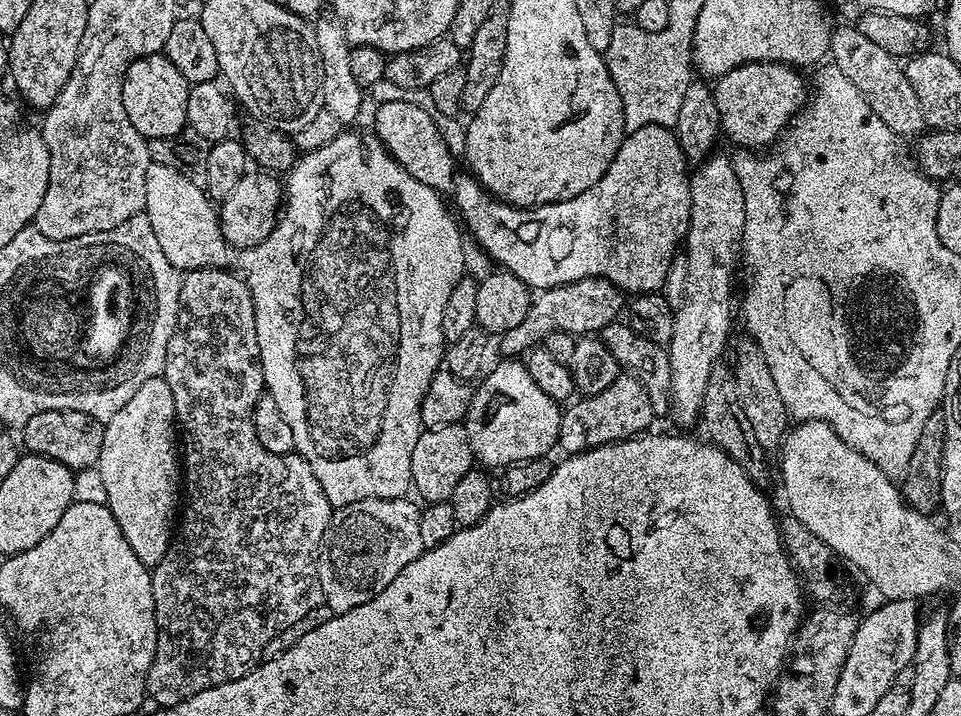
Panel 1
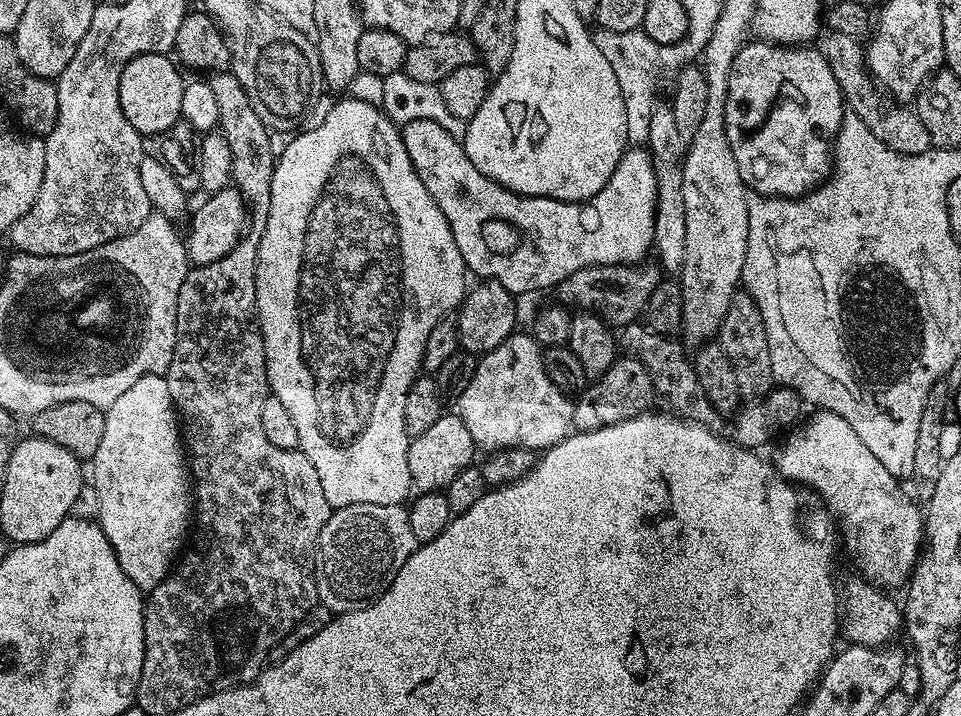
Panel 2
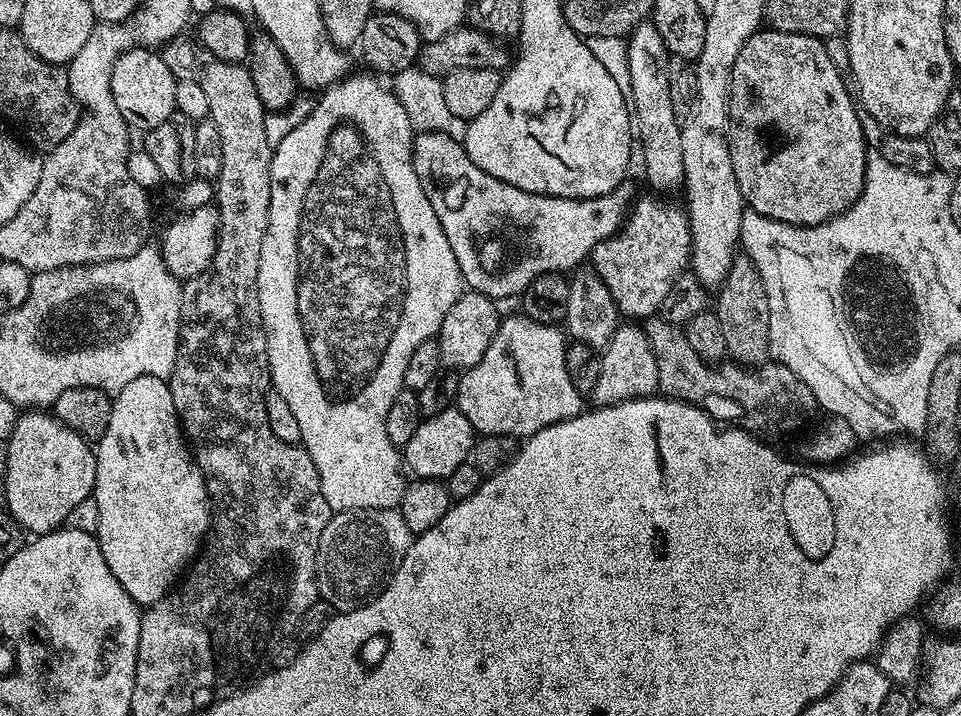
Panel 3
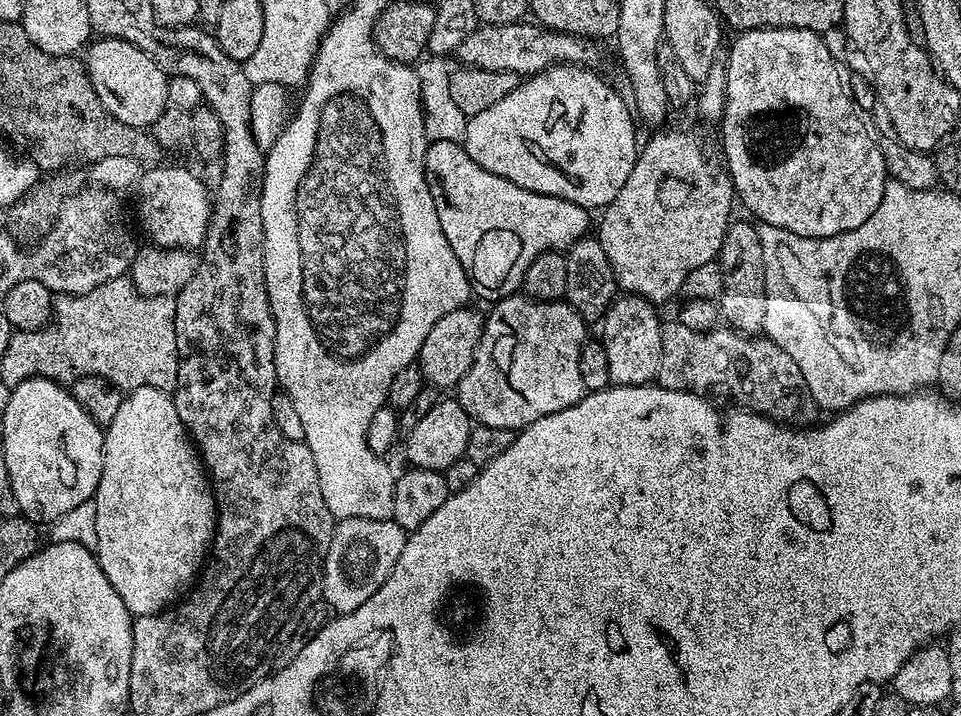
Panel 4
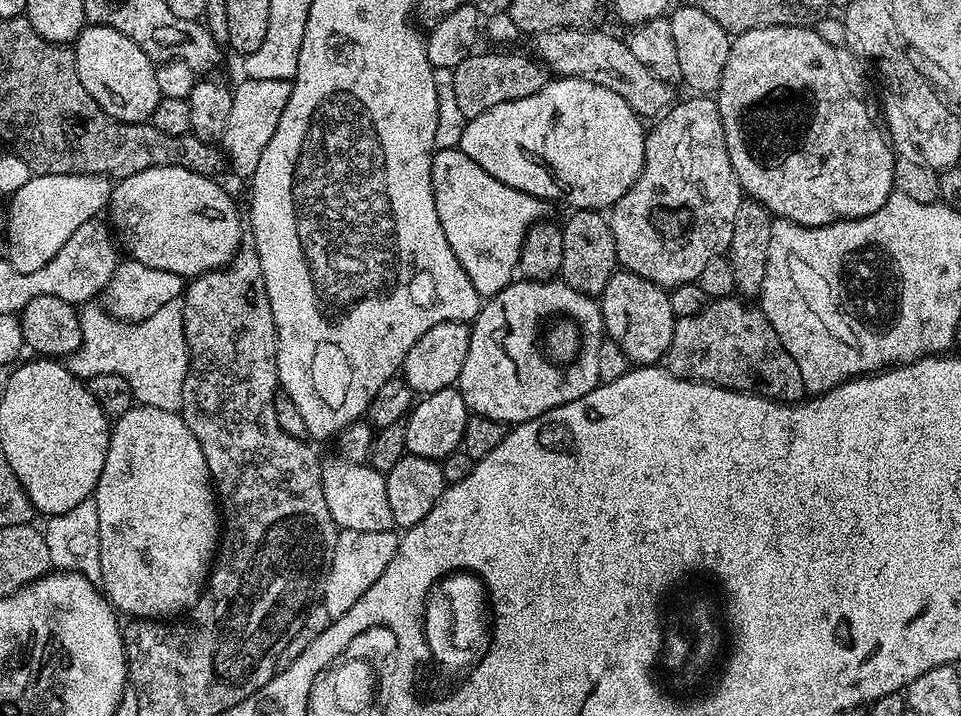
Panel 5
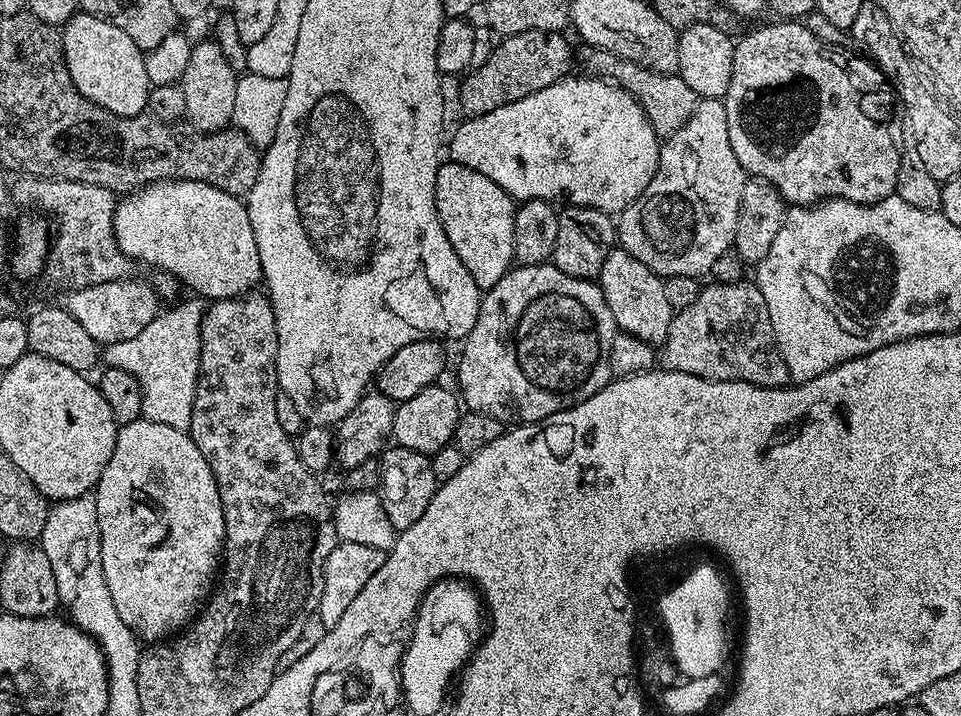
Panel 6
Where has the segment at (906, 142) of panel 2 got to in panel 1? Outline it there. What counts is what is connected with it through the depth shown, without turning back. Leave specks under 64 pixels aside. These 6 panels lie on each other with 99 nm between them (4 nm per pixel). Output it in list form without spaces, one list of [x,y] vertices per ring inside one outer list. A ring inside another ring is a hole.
[[[855,26],[832,29],[832,47],[830,49],[831,63],[842,70],[854,86],[858,86],[861,94],[868,99],[868,105],[890,126],[890,130],[895,132],[897,137],[904,136],[919,137],[925,131],[924,115],[922,106],[918,102],[918,94],[914,94],[914,86],[910,86],[910,78],[906,78],[904,73],[904,64],[897,57],[891,56],[882,46],[877,46],[875,42],[870,42],[859,32]]]

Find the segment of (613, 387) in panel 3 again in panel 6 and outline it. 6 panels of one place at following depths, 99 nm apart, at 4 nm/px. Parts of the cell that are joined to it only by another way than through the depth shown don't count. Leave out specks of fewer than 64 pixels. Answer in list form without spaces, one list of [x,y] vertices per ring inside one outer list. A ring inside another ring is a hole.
[[[617,246],[608,255],[606,262],[602,262],[598,283],[619,331],[634,334],[634,338],[642,338],[642,342],[653,346],[663,345],[674,310],[666,298],[664,280],[654,270],[650,270],[650,266],[638,262],[634,254]]]

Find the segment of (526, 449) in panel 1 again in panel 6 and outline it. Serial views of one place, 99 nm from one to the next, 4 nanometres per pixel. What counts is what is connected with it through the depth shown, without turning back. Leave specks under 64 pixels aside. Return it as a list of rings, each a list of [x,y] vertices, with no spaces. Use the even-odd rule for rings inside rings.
[[[551,262],[513,266],[493,288],[487,289],[483,293],[480,310],[478,322],[474,322],[474,330],[470,330],[470,334],[463,337],[464,349],[460,352],[460,388],[458,387],[458,392],[462,397],[463,407],[467,411],[490,414],[501,422],[539,424],[541,420],[550,418],[550,414],[558,414],[562,410],[572,408],[578,402],[586,402],[586,398],[598,394],[598,390],[605,388],[613,379],[610,370],[610,342],[614,342],[618,329],[614,322],[614,314],[610,314],[610,306],[606,306],[606,298],[602,294],[599,283],[582,278],[570,278],[570,274],[562,274],[562,270],[558,270],[556,265]]]

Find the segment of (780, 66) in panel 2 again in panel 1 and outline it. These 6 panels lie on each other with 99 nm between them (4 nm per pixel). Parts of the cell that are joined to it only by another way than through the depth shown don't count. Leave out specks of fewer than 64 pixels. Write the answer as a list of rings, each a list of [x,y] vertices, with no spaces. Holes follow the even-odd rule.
[[[754,62],[719,77],[714,91],[723,135],[744,150],[767,149],[806,103],[806,80],[796,72],[799,71],[790,64]]]

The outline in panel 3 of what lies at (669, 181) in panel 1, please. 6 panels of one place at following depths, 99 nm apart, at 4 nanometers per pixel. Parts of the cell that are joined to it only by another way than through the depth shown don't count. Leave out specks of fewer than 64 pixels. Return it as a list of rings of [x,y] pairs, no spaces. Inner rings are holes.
[[[420,130],[413,135],[412,165],[426,198],[430,198],[430,206],[434,206],[434,214],[438,214],[438,222],[442,222],[446,242],[450,242],[450,250],[458,258],[458,270],[464,276],[465,285],[471,291],[493,298],[519,297],[534,278],[547,272],[568,274],[579,269],[591,257],[598,242],[619,232],[634,200],[628,182],[618,185],[610,194],[589,200],[567,200],[518,190],[518,186],[510,186],[474,166],[463,143],[439,130]]]

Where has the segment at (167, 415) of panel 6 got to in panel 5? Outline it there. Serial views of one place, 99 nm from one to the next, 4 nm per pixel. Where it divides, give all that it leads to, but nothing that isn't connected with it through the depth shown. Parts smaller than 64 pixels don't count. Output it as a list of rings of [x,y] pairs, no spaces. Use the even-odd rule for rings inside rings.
[[[171,300],[145,320],[125,322],[99,308],[99,303],[92,302],[79,309],[80,325],[82,326],[82,342],[75,354],[67,357],[68,369],[75,376],[91,378],[98,374],[118,374],[118,378],[126,378],[132,387],[132,399],[137,405],[145,404],[162,410],[179,412],[182,406],[182,386],[188,373],[188,347],[184,333],[184,305],[180,300]]]

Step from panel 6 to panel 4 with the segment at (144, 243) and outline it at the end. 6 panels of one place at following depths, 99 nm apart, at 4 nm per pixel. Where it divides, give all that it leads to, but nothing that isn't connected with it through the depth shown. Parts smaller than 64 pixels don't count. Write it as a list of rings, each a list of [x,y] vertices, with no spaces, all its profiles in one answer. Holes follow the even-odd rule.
[[[162,165],[145,169],[137,180],[138,218],[153,245],[197,249],[203,245],[208,232],[212,212],[211,193],[195,171],[192,173],[180,166]]]

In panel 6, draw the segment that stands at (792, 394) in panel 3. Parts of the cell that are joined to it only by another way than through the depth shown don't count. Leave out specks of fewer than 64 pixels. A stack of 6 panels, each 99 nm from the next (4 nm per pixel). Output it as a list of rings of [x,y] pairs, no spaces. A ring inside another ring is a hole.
[[[748,278],[729,284],[705,283],[698,299],[673,315],[658,360],[669,372],[690,374],[703,380],[741,380],[763,388],[783,388],[790,380],[786,362],[776,345],[774,326],[770,326],[770,310],[766,310],[766,298],[760,287]]]

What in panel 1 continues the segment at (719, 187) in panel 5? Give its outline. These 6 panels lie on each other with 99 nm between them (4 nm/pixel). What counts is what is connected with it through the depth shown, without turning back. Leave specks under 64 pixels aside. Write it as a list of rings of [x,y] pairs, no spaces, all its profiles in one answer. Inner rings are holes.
[[[582,278],[578,282],[545,288],[533,295],[526,318],[522,318],[514,330],[506,330],[499,337],[500,348],[505,357],[520,358],[529,350],[543,345],[546,334],[565,332],[574,337],[599,334],[607,324],[617,323],[619,316],[616,315],[622,312],[625,304],[625,293],[606,278]]]

